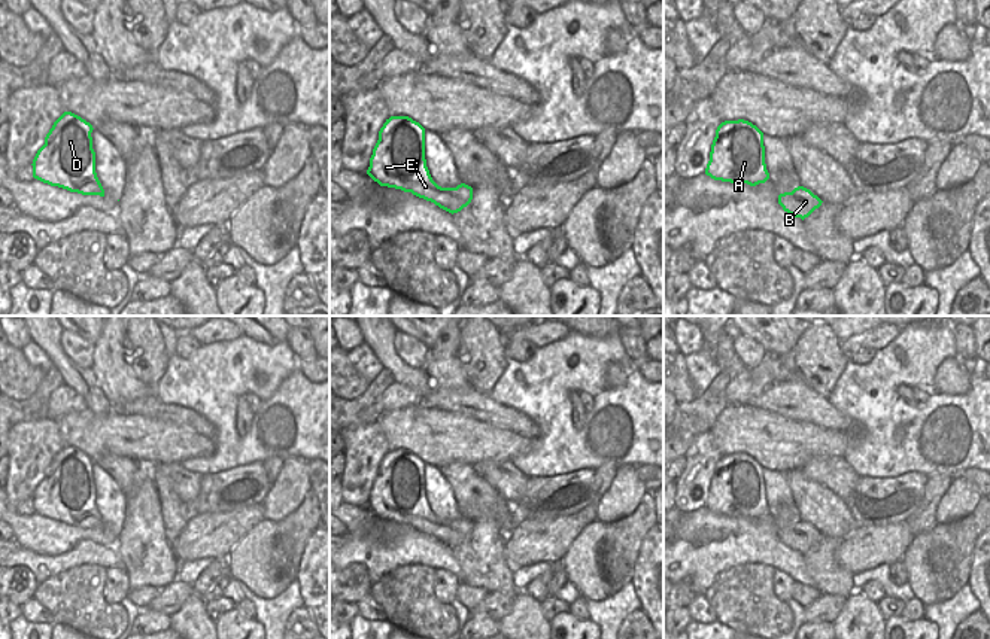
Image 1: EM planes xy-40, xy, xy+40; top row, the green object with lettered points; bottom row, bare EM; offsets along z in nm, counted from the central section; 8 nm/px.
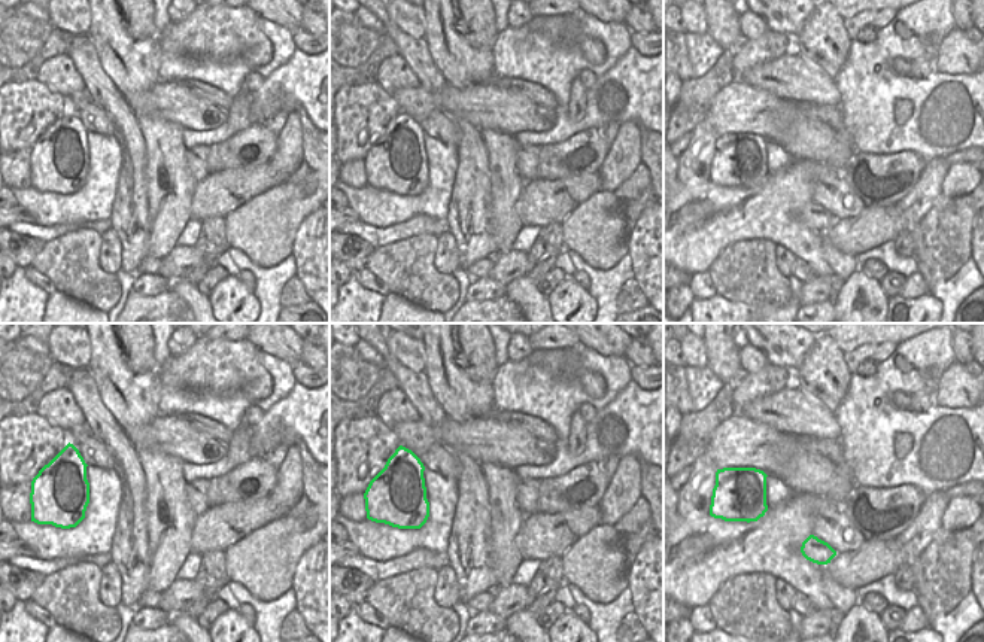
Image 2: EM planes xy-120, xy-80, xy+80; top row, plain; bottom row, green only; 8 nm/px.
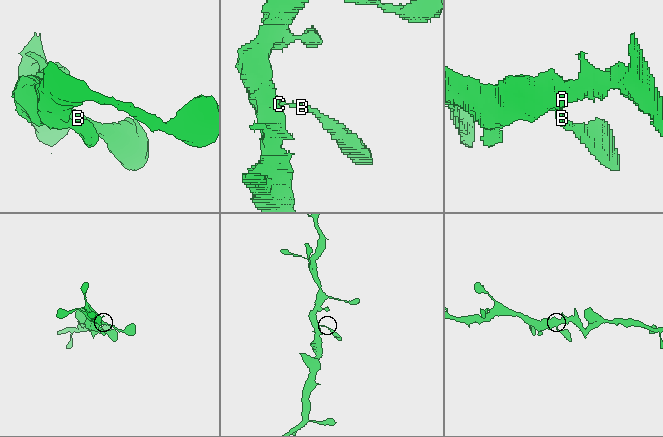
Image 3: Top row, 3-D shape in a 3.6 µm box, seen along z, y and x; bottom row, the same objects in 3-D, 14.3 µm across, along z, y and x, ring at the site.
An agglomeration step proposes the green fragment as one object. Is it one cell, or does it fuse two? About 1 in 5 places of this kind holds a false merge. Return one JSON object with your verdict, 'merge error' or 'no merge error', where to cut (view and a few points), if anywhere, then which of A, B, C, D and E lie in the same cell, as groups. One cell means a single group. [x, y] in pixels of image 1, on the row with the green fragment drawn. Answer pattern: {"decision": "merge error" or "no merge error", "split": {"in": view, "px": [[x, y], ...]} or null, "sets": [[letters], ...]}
{"decision": "no merge error", "split": null, "sets": [["A", "B", "C", "D", "E"]]}

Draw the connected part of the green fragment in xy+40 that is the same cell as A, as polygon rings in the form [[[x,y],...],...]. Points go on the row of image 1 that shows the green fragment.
[[[725,121],[716,130],[705,174],[714,180],[756,186],[769,179],[763,133],[748,121]]]

